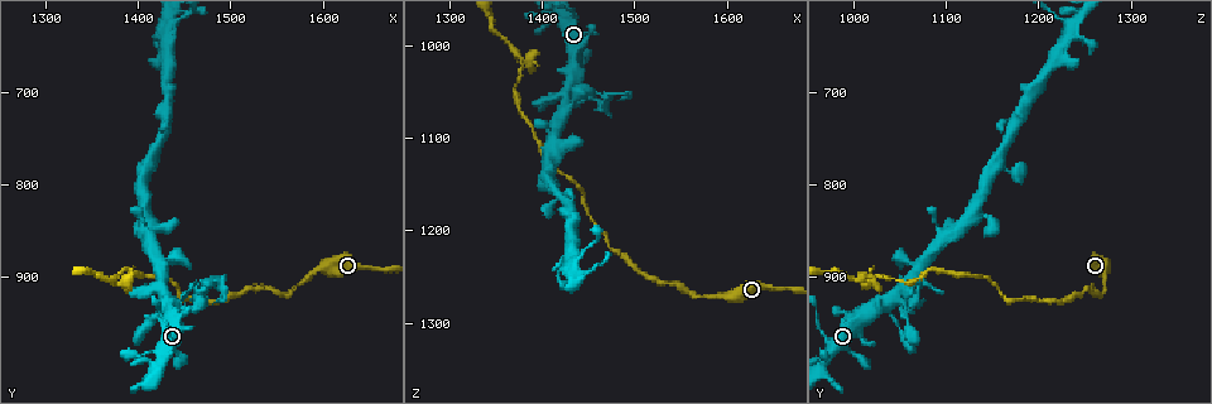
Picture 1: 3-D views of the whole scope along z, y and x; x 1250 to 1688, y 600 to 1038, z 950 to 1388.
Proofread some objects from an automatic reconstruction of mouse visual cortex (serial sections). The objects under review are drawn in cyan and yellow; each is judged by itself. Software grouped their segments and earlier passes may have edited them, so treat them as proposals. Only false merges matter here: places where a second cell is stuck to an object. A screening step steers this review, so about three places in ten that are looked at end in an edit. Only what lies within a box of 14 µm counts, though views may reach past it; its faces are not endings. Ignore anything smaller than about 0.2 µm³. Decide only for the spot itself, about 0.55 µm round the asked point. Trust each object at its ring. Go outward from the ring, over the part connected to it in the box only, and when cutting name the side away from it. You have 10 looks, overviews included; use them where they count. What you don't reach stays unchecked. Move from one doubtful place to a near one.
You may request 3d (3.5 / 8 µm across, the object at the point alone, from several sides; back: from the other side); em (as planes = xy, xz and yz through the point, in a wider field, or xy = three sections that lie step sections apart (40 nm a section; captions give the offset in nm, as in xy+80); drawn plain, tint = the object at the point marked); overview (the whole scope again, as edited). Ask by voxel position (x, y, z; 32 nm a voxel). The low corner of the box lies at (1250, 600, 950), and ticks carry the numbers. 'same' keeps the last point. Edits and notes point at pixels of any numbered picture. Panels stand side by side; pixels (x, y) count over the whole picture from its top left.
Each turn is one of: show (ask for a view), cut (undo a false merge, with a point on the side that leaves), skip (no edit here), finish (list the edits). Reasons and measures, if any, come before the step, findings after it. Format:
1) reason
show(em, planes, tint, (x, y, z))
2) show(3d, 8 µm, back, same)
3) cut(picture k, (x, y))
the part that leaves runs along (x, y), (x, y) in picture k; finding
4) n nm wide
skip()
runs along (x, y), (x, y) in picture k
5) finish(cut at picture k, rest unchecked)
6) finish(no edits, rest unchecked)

sharp bend
show(3d, 3.5 µm, (1420, 945, 1060))

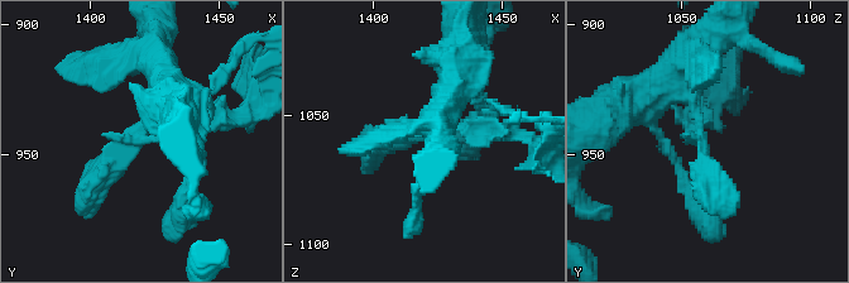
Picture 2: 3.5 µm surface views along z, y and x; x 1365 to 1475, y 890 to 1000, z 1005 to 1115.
now the EM
show(em, xy, step 5, tint, (1420, 945, 1055))

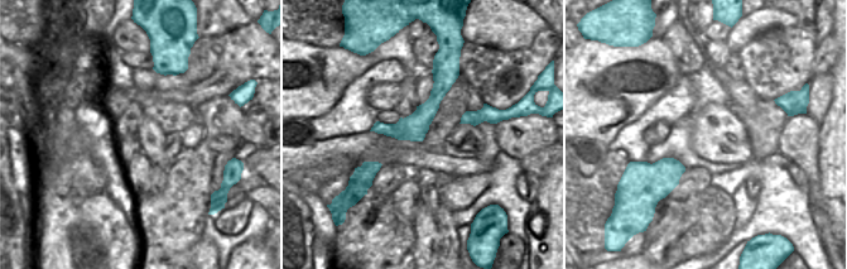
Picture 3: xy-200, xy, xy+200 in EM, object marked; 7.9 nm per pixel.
cut(picture 2, (100, 168))
a second cell is stuck on

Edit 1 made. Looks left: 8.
a narrow waist
show(3d, 3.5 µm, back, (1570, 915, 1270))

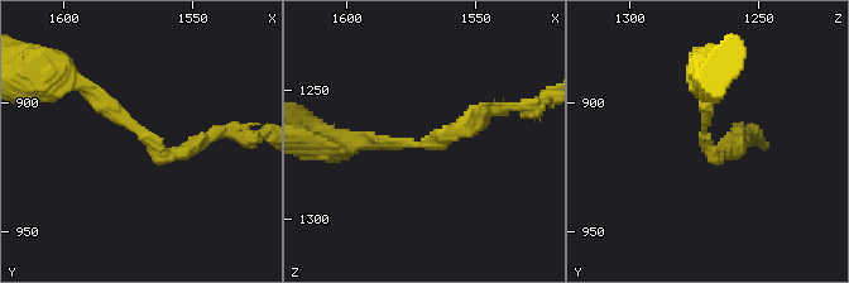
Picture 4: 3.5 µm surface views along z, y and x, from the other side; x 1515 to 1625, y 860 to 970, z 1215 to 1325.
arms of 200, 200 nm
show(em, xy, step 5, tint, (1570, 911, 1271))

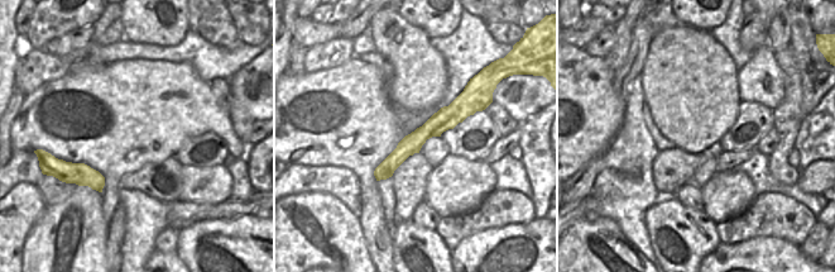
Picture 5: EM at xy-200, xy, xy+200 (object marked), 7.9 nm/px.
another direction
show(em, planes, tint, same)

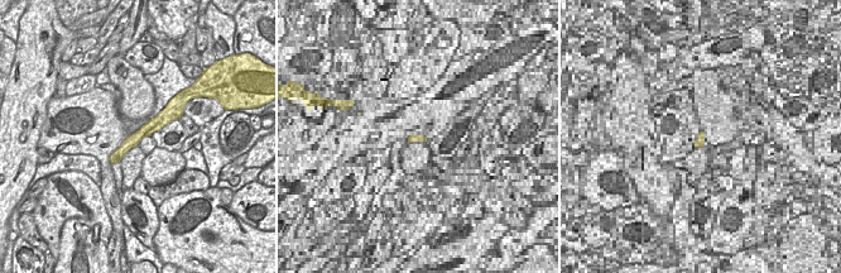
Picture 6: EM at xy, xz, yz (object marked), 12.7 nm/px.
skip()
runs along (71, 81), (163, 154), (206, 139) in picture 4; all the same cell

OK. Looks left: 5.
sharp bend
show(3d, 3.5 µm, back, (1380, 900, 1015))

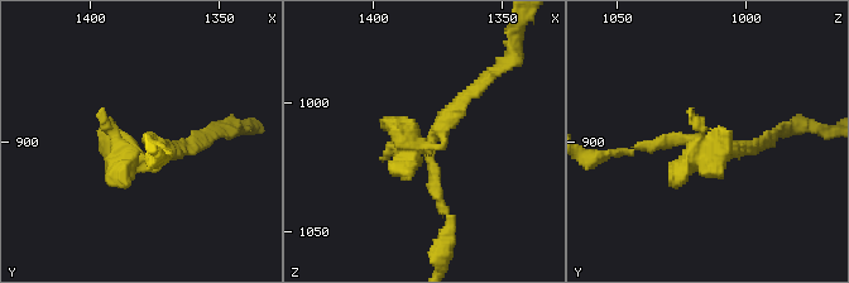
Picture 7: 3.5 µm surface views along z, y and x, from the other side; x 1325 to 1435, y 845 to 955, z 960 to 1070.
now the EM
show(em, xy, step 1, tint, (1377, 901, 1016))

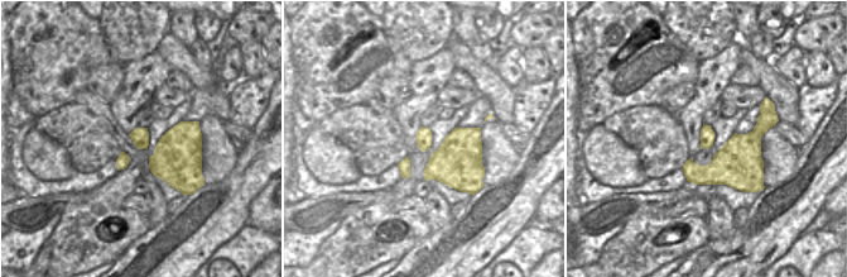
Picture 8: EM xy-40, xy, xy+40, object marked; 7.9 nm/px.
another direction
show(em, xy, step 3, tint, same)

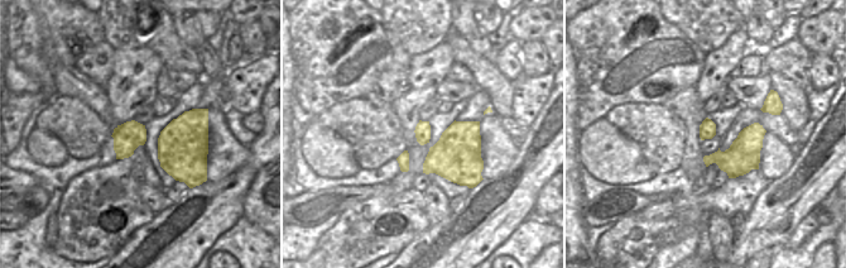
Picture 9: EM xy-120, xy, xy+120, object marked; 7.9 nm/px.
skip()
runs along (447, 220), (432, 145), (406, 137), (382, 162) in picture 7; continuous, no second cell

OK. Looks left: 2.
finish(cut at picture 2, rest unchecked)

